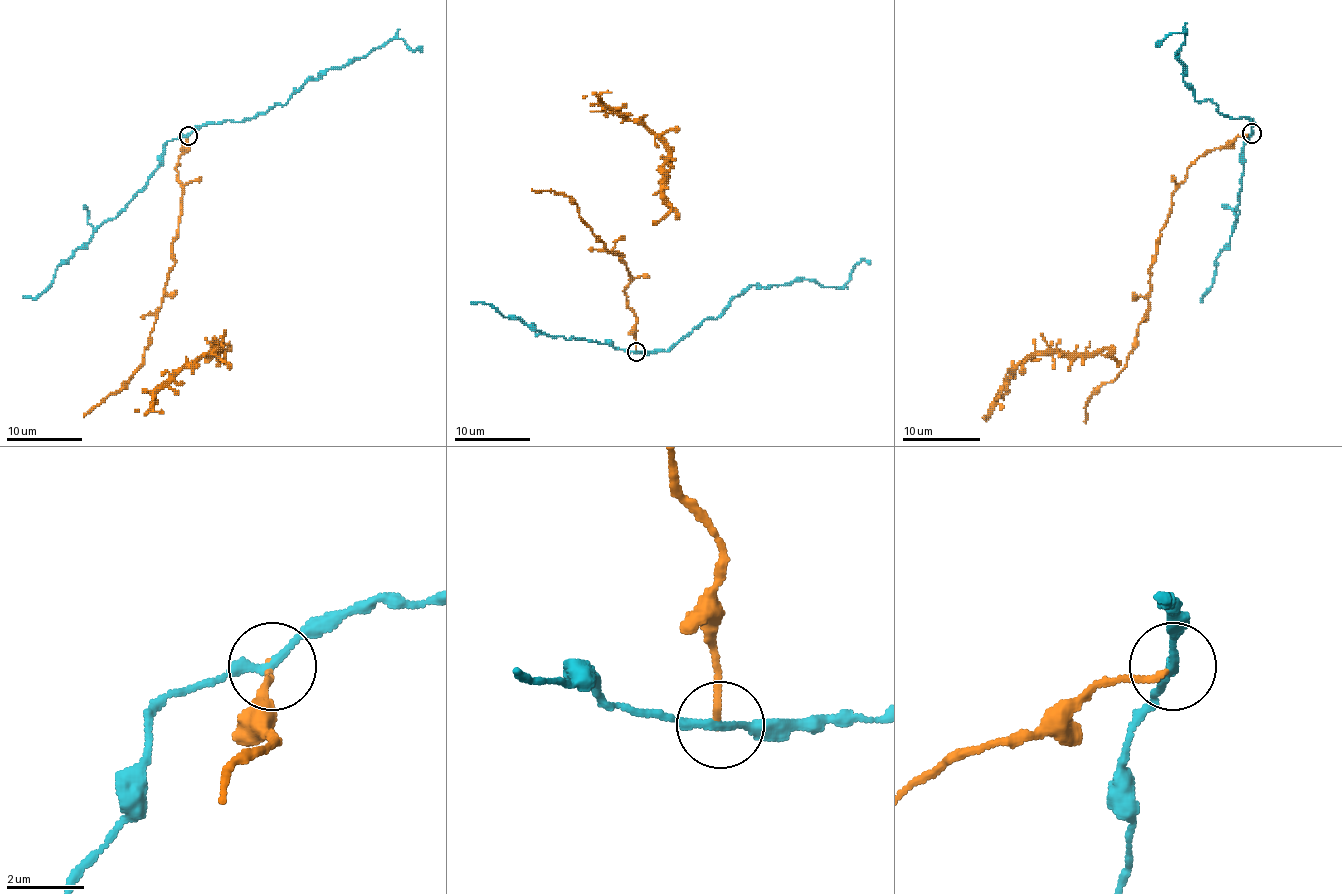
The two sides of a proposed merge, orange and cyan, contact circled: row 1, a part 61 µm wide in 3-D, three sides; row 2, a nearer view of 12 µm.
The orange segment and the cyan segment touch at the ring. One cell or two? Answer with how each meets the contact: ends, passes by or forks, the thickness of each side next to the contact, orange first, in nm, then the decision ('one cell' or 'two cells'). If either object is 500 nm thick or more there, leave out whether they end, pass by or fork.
orange ends there; cyan passes by; 150 nm thick on the orange side, 200 nm on the other; two cells

